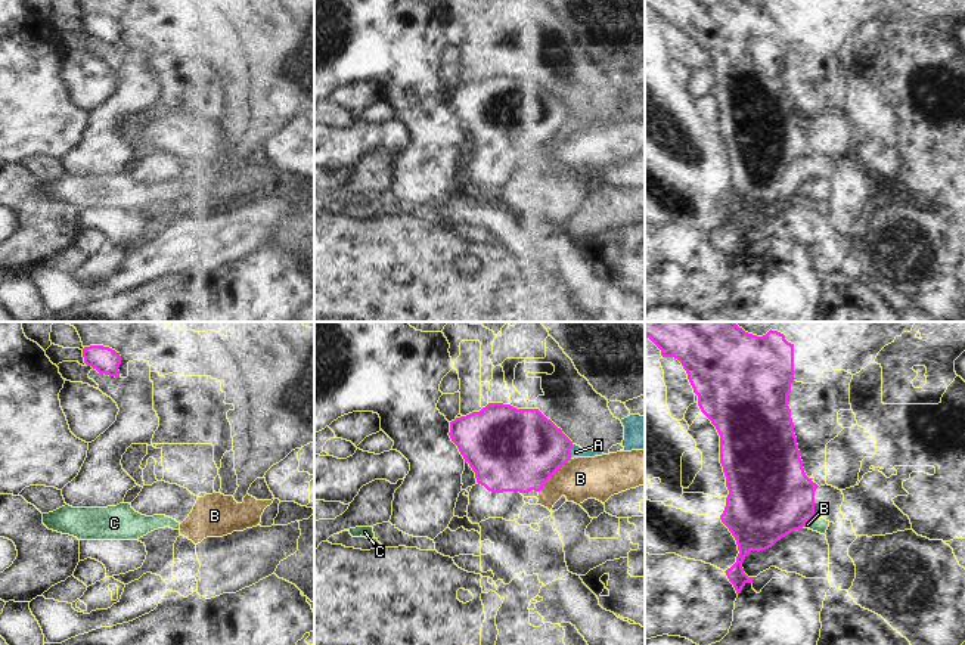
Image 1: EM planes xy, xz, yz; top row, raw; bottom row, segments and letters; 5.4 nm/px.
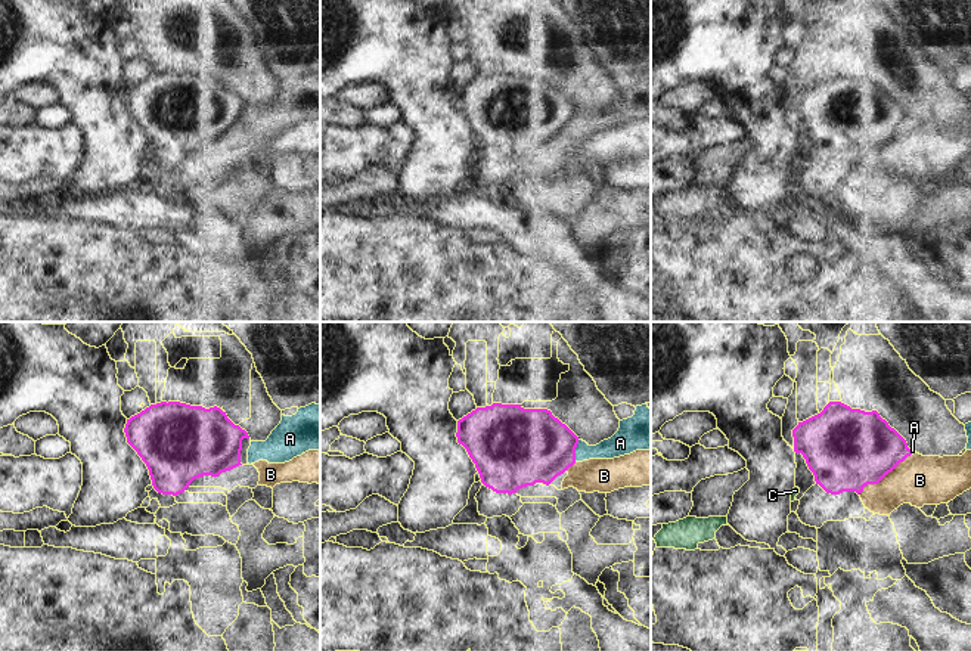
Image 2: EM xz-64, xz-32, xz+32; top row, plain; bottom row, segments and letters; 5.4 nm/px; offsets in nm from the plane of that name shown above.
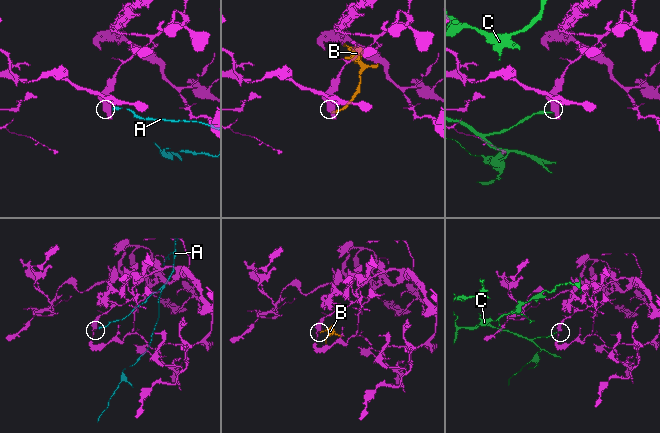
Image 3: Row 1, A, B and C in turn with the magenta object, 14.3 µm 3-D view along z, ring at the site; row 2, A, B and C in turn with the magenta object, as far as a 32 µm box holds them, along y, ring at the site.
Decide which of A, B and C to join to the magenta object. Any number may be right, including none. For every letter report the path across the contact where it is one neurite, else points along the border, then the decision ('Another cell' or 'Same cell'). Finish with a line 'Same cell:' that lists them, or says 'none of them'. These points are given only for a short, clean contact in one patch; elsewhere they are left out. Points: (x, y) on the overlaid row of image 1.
A: Boundary: xz (573, 445), (570, 458). Another cell
B: Boundary: xz (570, 458), (539, 492). Another cell
C: Boundary: yz (815, 515), (809, 521). Another cell
Same cell: none of them.

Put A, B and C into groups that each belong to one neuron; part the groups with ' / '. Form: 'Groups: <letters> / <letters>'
Groups: A / B C.

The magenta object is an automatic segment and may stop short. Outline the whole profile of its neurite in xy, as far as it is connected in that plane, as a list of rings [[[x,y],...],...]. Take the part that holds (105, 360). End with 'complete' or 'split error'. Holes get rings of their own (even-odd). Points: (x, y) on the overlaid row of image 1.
[[[90,345],[83,348],[84,363],[99,373],[120,378],[121,356],[115,350],[103,345]]]; complete

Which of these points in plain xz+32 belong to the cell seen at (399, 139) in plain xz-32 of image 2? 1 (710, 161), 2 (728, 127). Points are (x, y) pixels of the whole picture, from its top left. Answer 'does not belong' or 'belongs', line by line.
1: does not belong
2: belongs

